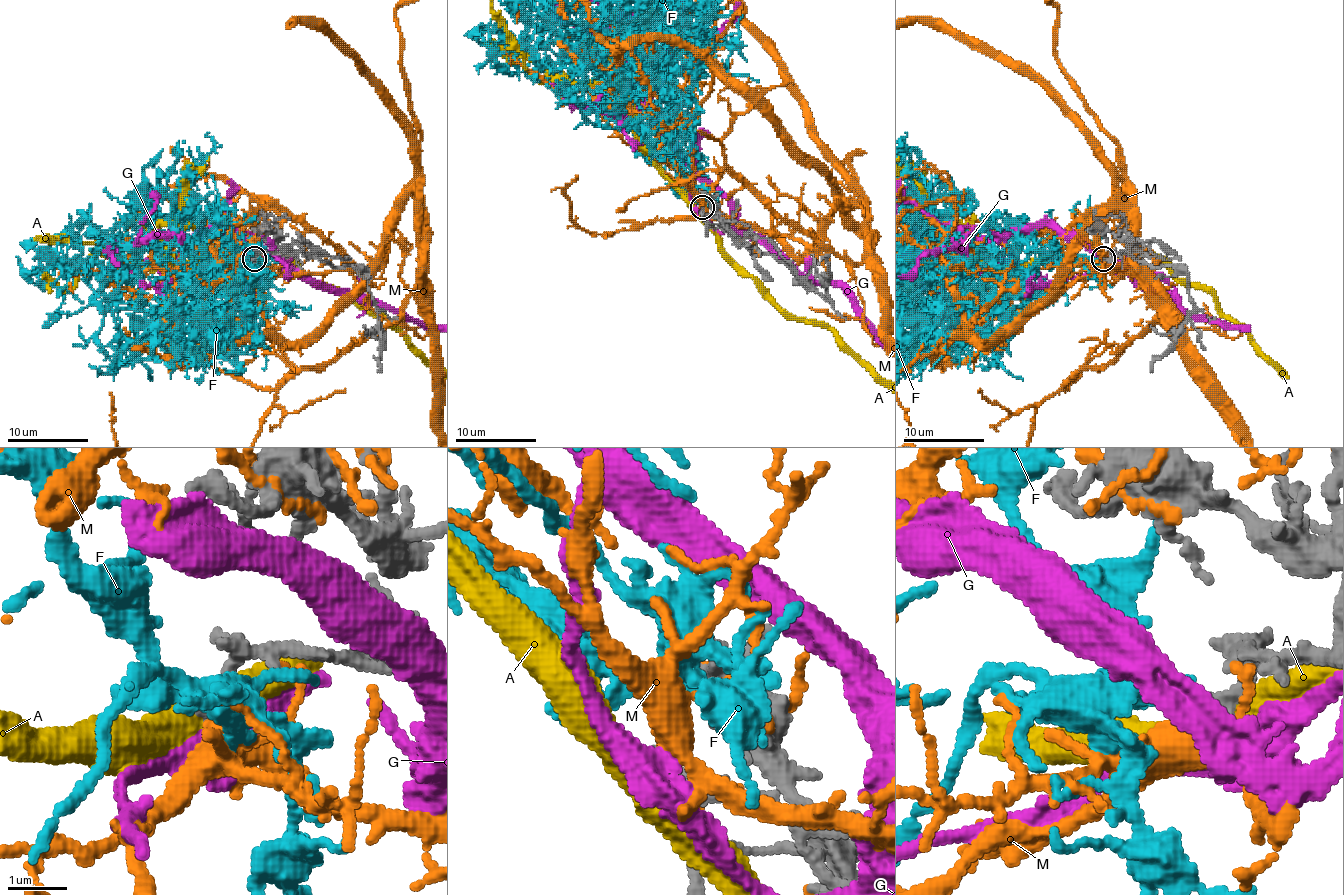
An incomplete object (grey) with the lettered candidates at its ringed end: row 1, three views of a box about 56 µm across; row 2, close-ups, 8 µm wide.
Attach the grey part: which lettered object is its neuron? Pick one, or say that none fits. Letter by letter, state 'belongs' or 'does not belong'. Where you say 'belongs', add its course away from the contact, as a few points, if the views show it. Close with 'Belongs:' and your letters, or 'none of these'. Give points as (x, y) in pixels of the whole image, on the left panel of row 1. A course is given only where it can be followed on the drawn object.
A: does not belong
F: belongs
G: does not belong
M: does not belong
Belongs: F

